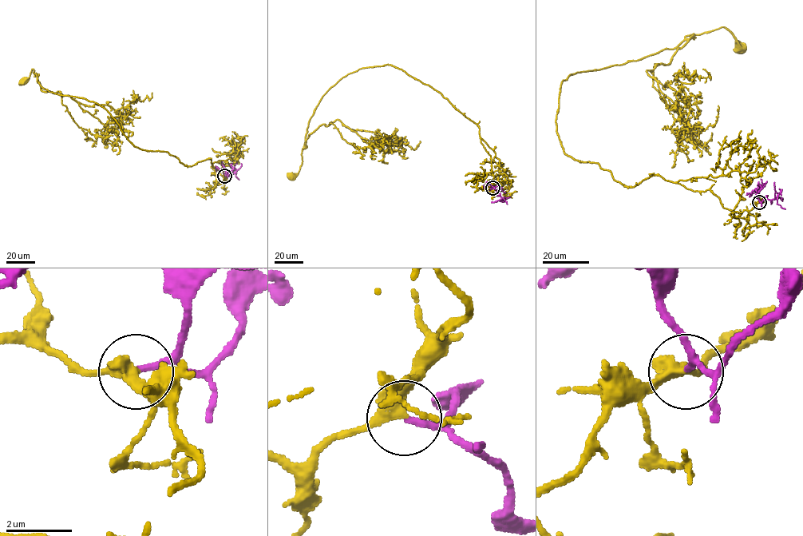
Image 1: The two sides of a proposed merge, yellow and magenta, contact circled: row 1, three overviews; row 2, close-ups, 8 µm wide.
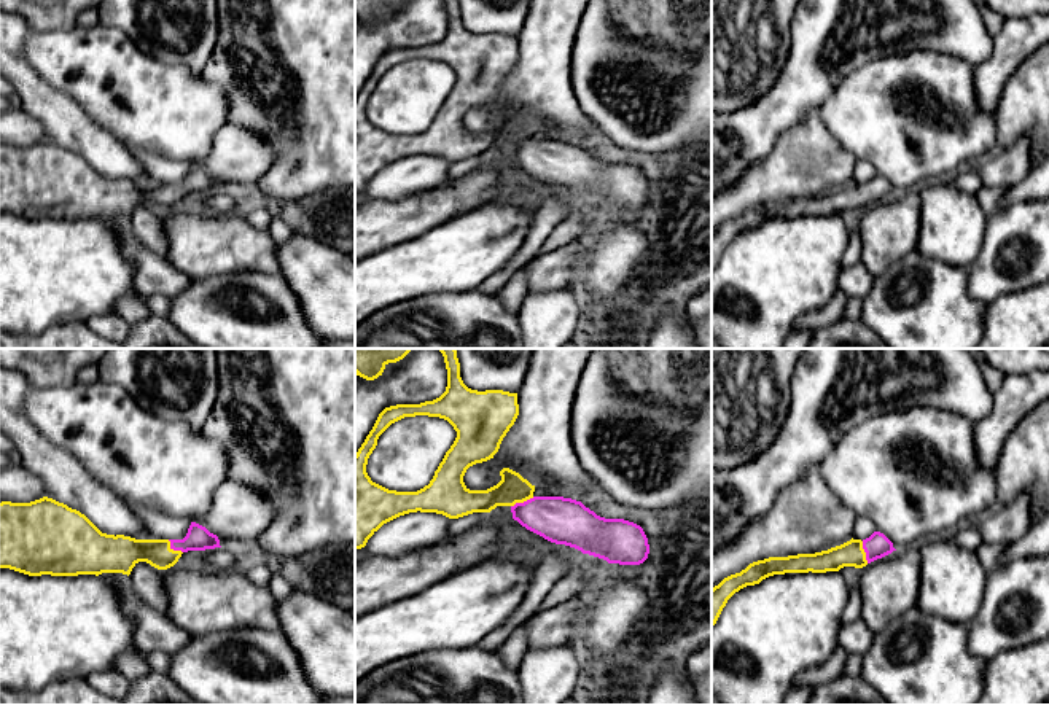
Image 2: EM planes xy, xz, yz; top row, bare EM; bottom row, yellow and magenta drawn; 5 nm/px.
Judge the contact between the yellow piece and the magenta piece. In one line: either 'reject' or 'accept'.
accept

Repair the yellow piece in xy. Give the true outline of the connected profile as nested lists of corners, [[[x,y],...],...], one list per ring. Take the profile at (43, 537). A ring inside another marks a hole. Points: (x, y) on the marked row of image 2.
[[[53,498],[30,503],[0,503],[0,568],[29,576],[131,575],[138,562],[158,570],[174,567],[183,552],[221,547],[216,535],[191,522],[183,539],[135,539],[102,533],[84,514]]]

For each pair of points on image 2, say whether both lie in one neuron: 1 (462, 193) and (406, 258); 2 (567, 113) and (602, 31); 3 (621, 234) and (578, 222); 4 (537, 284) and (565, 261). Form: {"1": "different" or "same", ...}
{"1": "different", "2": "different", "3": "different", "4": "same"}

